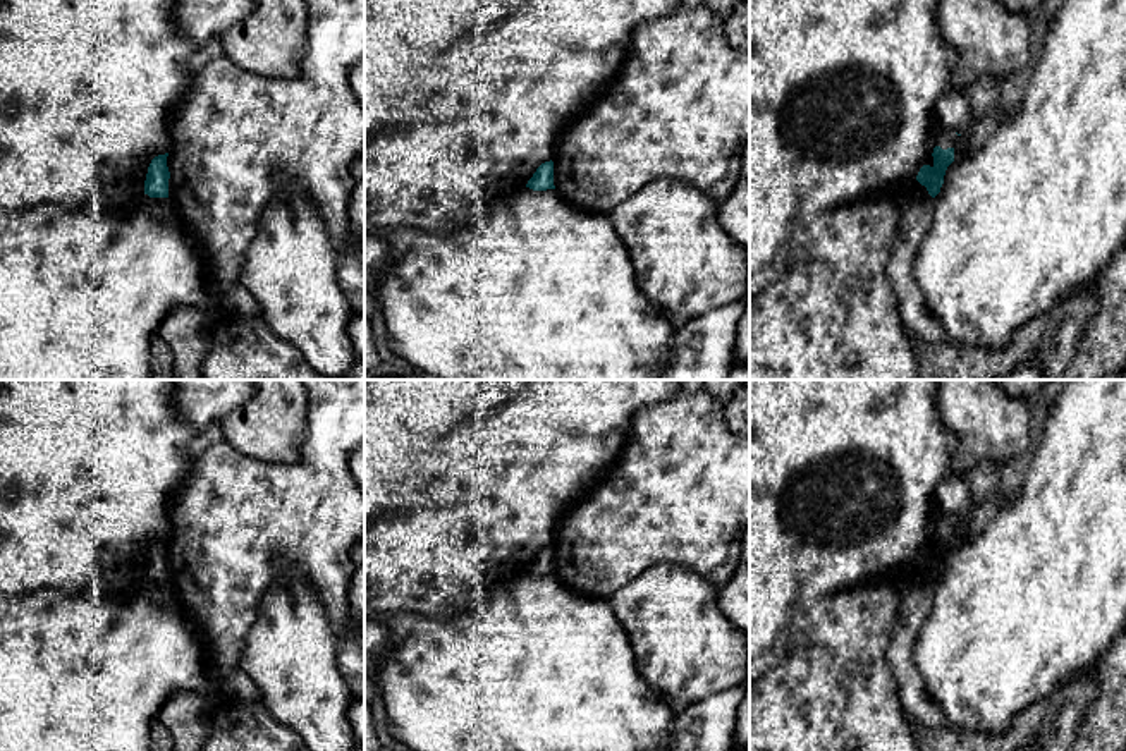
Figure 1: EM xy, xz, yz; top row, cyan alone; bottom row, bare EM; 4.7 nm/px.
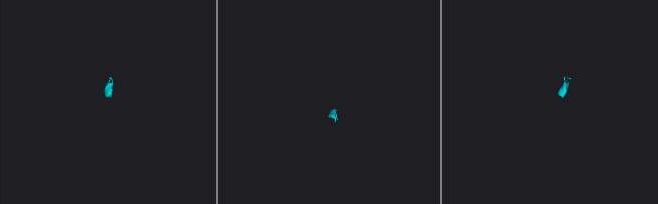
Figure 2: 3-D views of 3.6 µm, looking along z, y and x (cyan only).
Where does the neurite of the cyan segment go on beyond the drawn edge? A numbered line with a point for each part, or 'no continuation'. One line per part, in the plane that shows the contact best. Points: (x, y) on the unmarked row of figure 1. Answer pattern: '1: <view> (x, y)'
1: yz (948, 523)

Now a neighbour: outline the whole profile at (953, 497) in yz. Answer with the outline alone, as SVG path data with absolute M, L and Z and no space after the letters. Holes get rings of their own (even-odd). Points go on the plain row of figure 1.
M947 474L935 490L935 526L944 516L963 519L971 507L971 490L961 476Z

